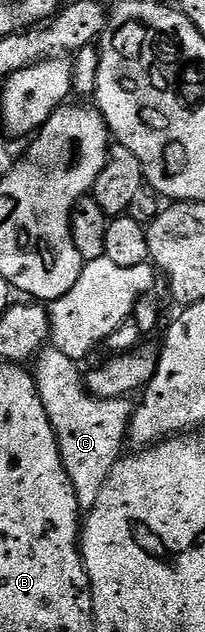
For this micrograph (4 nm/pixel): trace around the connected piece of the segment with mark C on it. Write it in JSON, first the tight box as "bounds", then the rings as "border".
{"bounds":[33,346,134,510],"border":[[[54,346],[48,347],[38,357],[35,366],[33,375],[38,394],[49,415],[55,437],[58,438],[62,464],[70,478],[80,509],[89,510],[100,497],[108,474],[115,468],[117,460],[122,459],[125,450],[123,444],[126,445],[127,442],[134,405],[126,397],[99,400],[92,396],[76,361],[65,358],[65,354],[61,354]]]}

